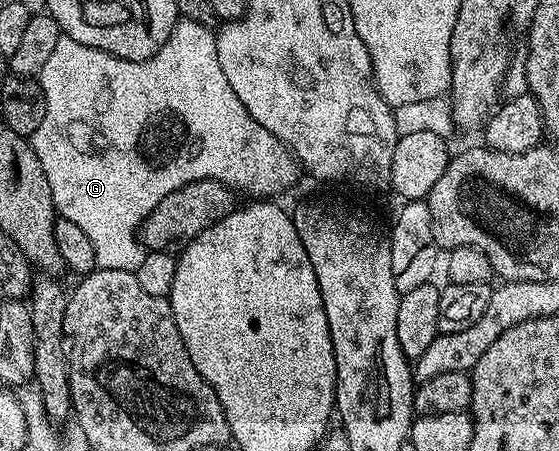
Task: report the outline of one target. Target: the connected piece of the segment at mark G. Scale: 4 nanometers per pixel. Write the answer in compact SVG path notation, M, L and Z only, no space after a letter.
M182 18L160 52L143 62L129 62L62 36L44 64L40 75L44 94L86 94L86 106L66 106L66 116L88 116L118 148L130 146L130 158L114 158L114 154L110 154L110 158L40 160L40 168L44 168L44 176L48 176L48 188L52 188L55 211L84 228L88 240L92 240L92 252L96 252L99 270L133 272L138 269L144 253L140 241L142 221L168 192L176 192L176 188L184 188L184 184L216 180L239 195L251 194L249 197L254 200L270 200L275 197L273 194L288 189L300 175L298 159L289 148L272 136L268 128L258 124L248 108L240 104L236 92L232 92L232 84L224 77L216 56L214 35L211 27Z

